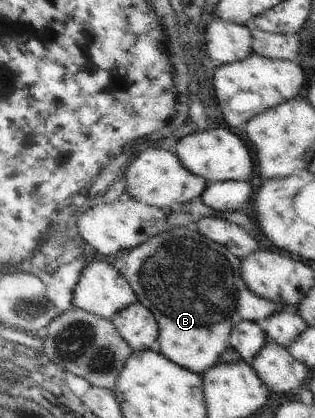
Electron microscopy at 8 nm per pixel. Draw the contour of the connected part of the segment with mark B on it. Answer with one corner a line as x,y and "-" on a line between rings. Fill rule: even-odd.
195,226
170,228
159,233
151,237
147,243
128,251
114,266
133,289
138,302
142,303
157,319
159,335
156,350
169,361
173,361
175,365
184,367
197,375
207,373
219,362
221,354
228,346
231,330
237,323
243,320
262,323
277,311
291,310
251,293
241,277
240,259
237,259
223,245
207,239
197,231

